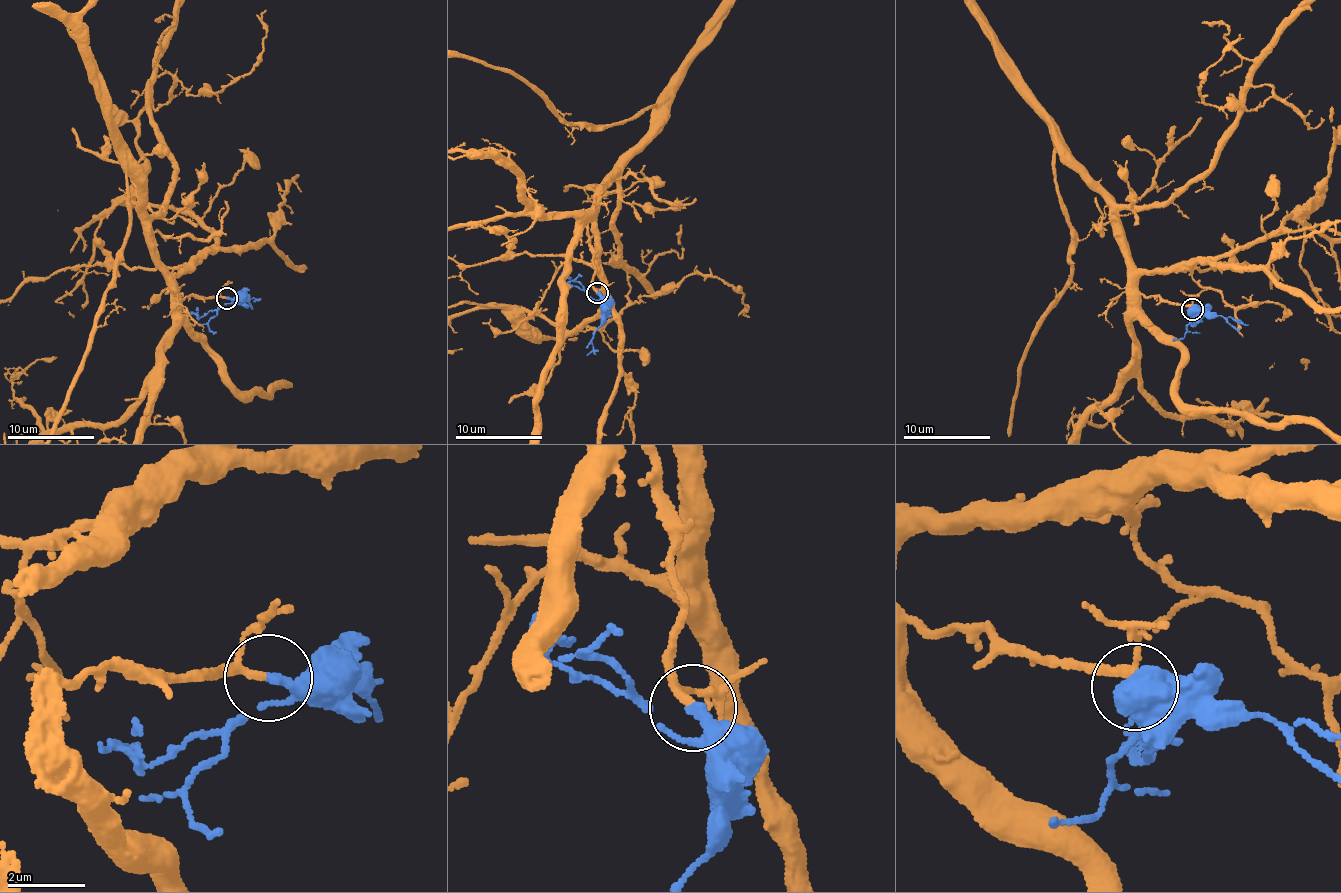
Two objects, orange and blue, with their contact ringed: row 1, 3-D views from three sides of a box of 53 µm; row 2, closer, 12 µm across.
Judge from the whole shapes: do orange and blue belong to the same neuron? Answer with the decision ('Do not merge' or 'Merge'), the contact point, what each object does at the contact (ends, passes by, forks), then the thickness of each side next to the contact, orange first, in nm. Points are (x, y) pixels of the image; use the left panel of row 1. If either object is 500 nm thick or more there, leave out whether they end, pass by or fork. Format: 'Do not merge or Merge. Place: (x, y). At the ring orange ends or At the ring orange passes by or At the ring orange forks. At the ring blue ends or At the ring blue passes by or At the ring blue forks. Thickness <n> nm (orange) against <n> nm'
Merge. Place: (226, 298). At the ring orange passes by. At the ring blue ends. Thickness 160 nm (orange) against 320 nm

